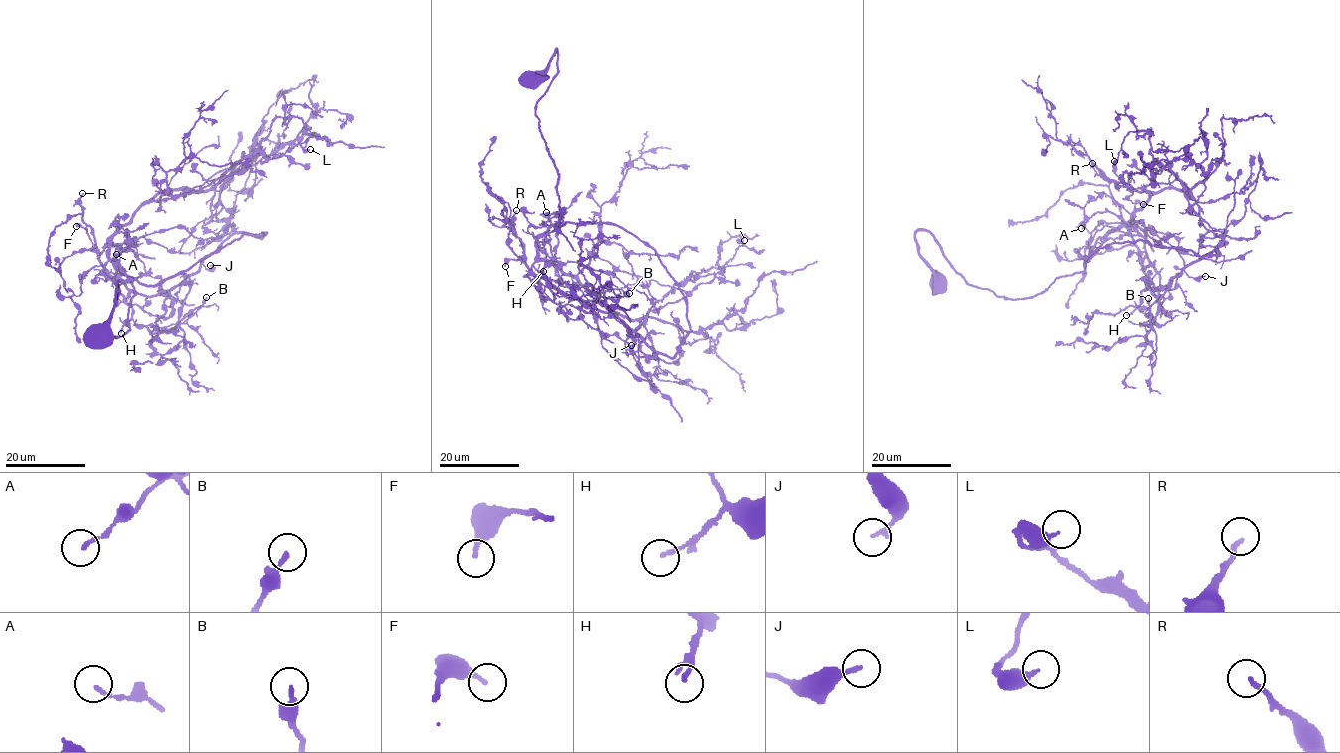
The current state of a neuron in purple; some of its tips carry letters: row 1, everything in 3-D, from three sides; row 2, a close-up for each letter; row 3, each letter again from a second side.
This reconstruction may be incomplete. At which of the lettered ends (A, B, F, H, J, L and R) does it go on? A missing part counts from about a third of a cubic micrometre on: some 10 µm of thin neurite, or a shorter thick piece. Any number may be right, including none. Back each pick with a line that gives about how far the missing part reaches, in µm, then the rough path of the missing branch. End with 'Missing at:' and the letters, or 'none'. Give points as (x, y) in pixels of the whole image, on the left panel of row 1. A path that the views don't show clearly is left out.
R: about 15 µm are missing
Missing at: R

